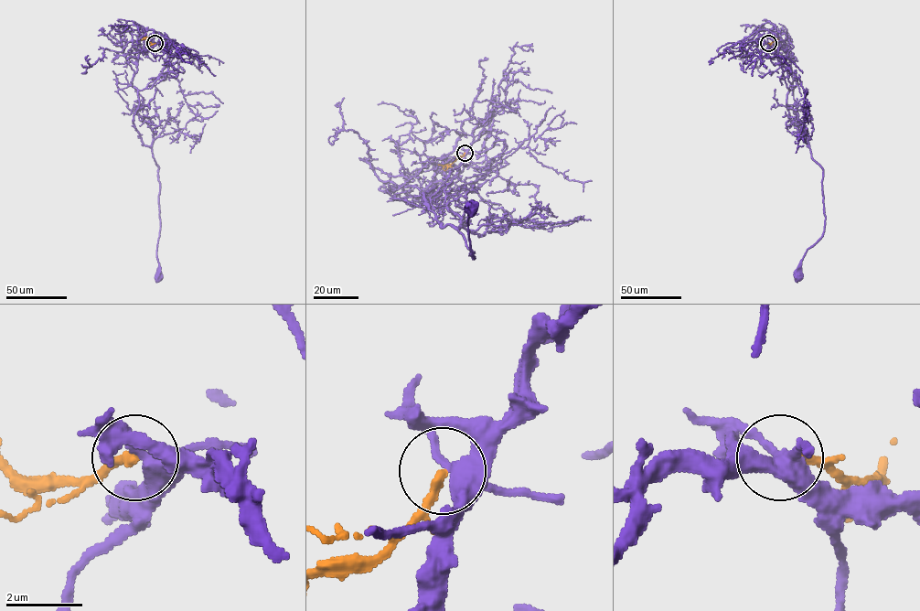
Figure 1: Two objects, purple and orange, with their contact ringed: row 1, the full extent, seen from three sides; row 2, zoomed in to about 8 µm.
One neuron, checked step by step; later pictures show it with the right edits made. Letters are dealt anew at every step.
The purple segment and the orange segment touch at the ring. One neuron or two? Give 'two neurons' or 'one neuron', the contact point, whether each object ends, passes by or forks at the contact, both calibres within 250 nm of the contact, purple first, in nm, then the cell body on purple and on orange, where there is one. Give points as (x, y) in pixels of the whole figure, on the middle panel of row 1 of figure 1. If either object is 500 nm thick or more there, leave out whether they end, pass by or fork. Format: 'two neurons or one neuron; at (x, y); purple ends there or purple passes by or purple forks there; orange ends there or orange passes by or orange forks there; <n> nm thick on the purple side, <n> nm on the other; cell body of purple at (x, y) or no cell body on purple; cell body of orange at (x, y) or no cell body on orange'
two neurons; at (465, 153); purple forks there; orange ends there; 360 nm thick on the purple side, 240 nm on the other; cell body of purple at (473, 207); no cell body on orange

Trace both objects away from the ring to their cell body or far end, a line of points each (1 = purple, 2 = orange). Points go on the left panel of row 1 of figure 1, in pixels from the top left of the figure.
1: (155, 43), (135, 54), (132, 83), (139, 102), (133, 127), (158, 166), (159, 276)
2: (155, 43), (141, 39)

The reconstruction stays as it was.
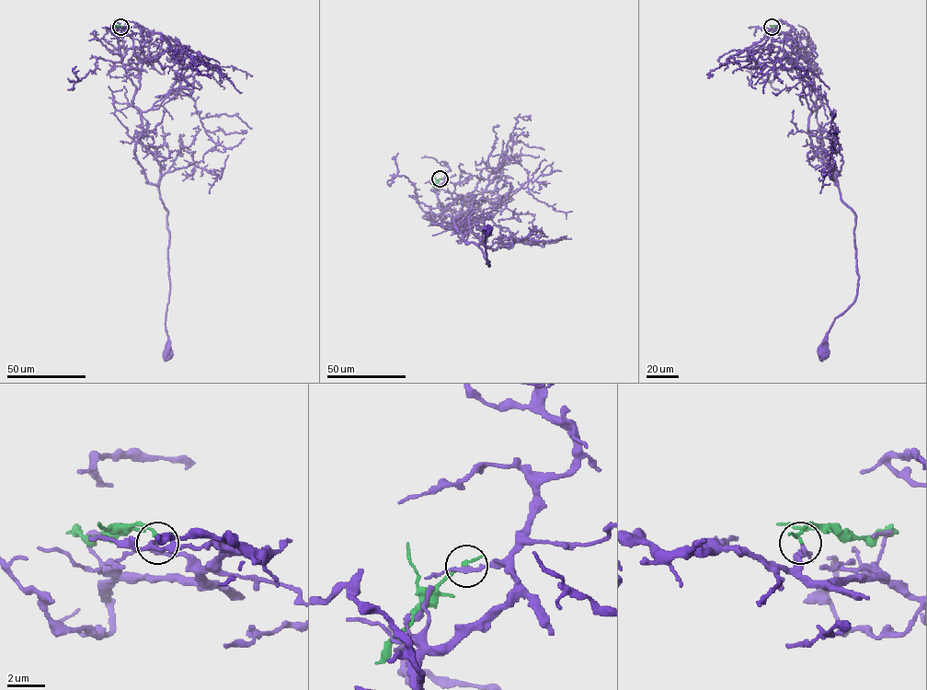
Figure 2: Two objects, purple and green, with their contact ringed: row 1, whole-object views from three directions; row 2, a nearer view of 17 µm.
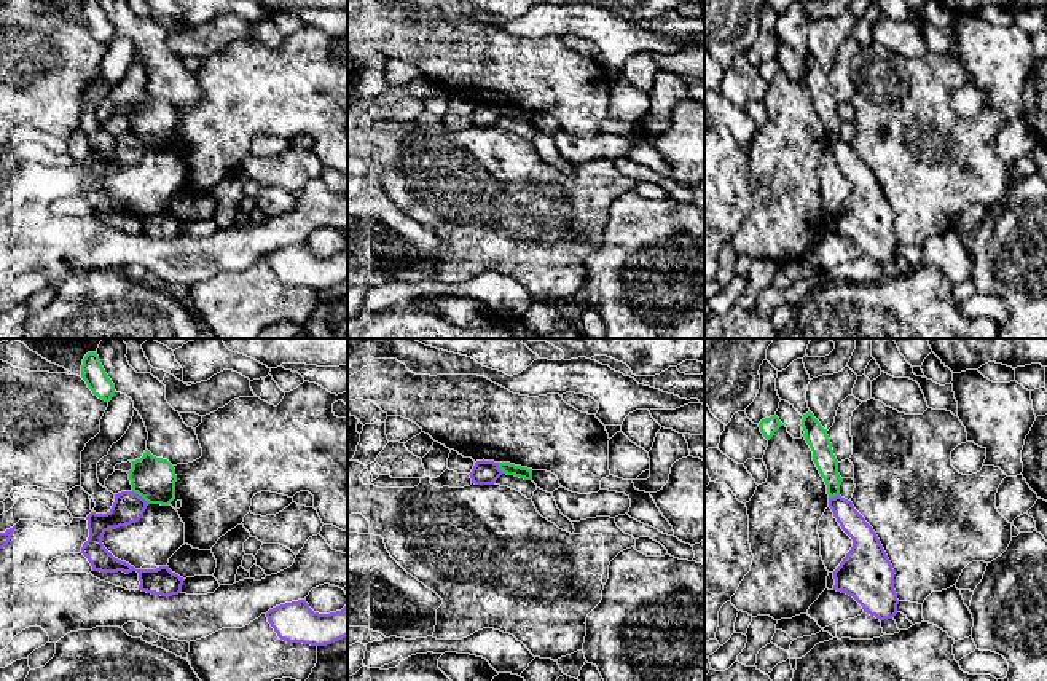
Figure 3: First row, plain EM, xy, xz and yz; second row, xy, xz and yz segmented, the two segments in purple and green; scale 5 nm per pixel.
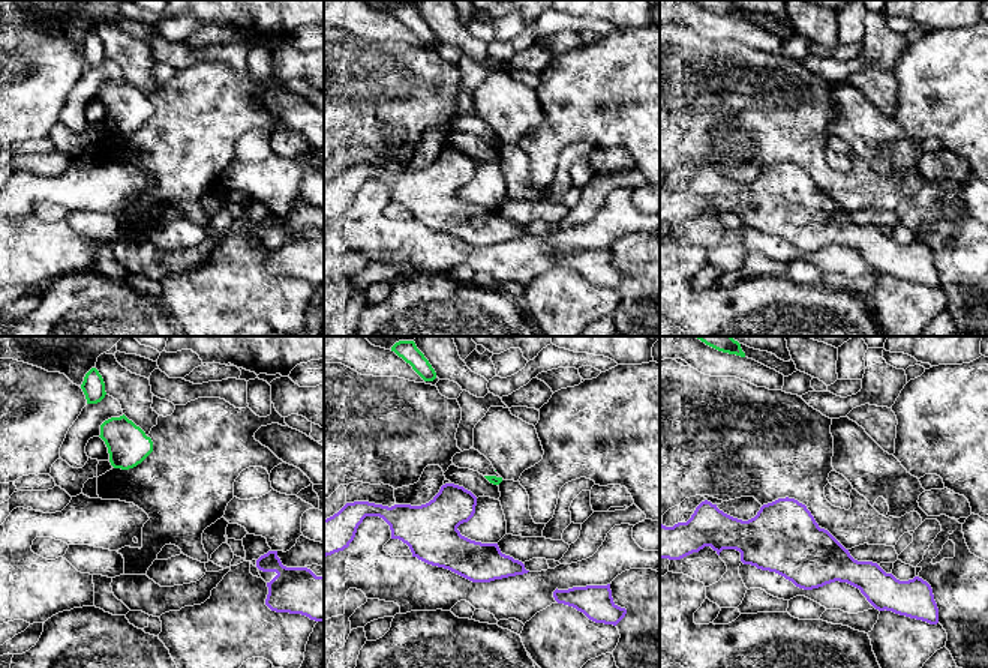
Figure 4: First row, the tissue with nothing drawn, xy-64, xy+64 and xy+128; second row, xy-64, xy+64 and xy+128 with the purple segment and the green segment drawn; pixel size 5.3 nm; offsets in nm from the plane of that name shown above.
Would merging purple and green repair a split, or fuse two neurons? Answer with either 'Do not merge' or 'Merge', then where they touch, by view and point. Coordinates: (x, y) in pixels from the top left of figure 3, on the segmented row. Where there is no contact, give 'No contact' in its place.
Do not merge. Touches purple at xy (141, 496)

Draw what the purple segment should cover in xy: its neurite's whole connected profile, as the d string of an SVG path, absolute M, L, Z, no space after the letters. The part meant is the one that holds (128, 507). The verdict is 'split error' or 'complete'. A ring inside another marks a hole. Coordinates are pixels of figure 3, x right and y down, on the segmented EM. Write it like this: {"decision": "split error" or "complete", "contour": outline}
{"decision": "complete", "contour": "M121 491L115 494L115 502L107 514L91 512L88 520L89 537L83 544L81 552L92 566L92 571L126 574L139 573L139 590L172 596L182 592L183 577L172 573L169 566L159 566L156 569L135 569L126 561L115 558L102 544L102 537L108 529L126 526L139 522L143 517L148 502L134 491Z"}

